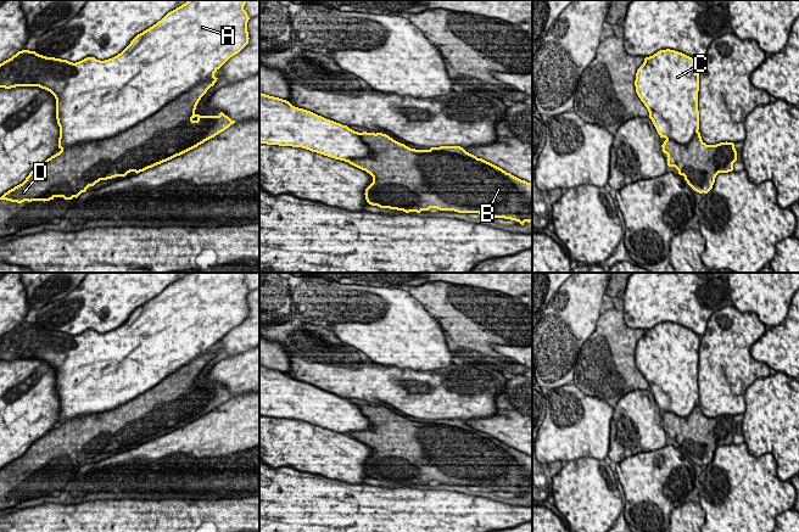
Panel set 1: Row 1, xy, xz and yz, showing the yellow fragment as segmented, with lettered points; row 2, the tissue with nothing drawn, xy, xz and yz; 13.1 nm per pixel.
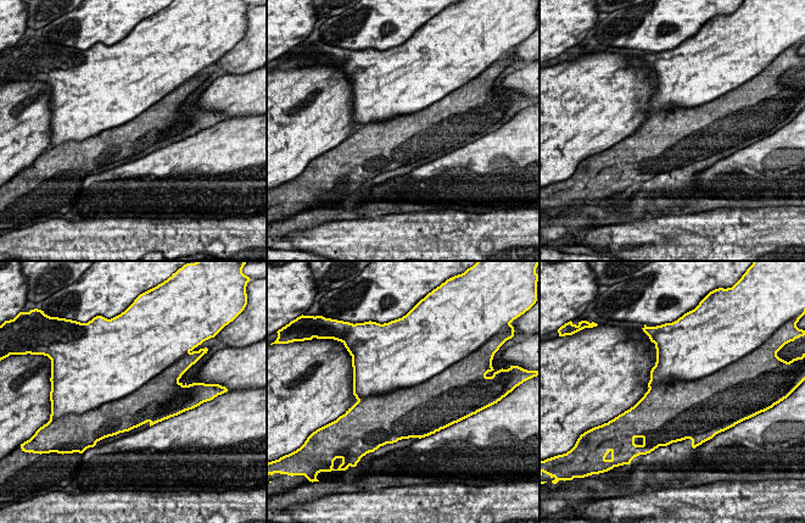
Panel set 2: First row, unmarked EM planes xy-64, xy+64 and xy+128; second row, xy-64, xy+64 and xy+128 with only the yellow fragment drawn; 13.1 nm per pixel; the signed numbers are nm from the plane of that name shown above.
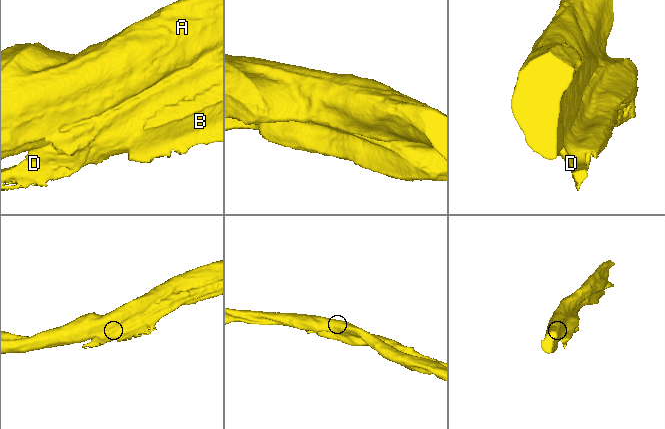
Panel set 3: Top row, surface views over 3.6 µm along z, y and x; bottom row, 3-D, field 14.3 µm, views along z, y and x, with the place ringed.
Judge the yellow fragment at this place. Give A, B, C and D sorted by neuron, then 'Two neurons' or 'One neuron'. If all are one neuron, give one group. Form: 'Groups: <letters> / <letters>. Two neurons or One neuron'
Groups: A C / B D. Two neurons

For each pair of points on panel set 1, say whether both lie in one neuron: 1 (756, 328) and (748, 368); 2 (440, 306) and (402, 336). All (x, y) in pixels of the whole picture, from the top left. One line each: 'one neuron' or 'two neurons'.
1: one neuron
2: two neurons

